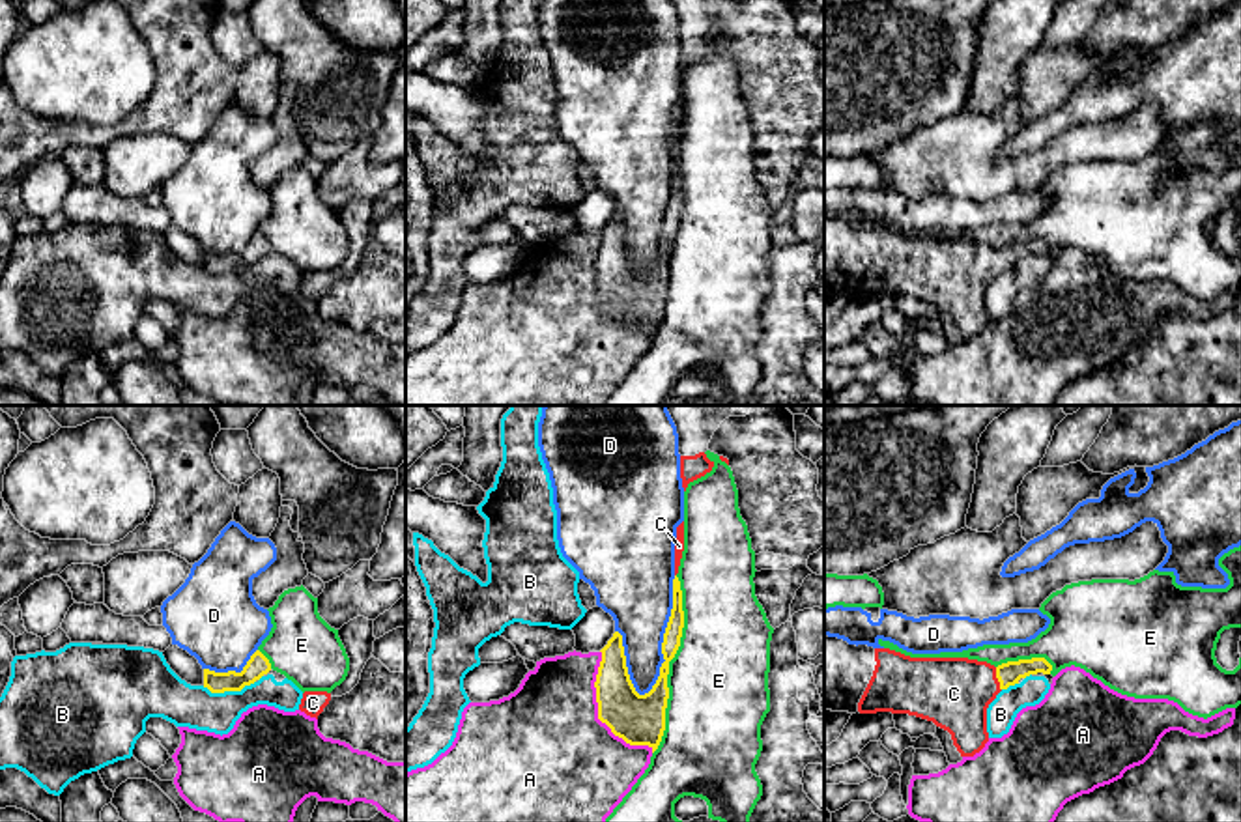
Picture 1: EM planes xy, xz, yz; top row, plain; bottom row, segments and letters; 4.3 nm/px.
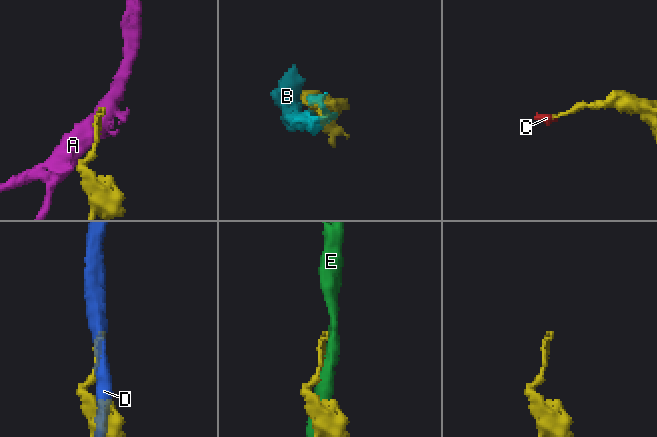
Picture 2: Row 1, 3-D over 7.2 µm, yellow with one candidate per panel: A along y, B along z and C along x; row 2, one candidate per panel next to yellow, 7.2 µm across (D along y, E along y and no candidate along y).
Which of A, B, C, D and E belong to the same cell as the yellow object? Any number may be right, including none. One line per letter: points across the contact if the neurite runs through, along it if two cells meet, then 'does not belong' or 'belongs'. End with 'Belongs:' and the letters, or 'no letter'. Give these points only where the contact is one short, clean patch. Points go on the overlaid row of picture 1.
A: does not belong
B: border along xy (255, 680), (240, 690), (223, 692), (210, 692), (202, 686); does not belong
C: runs through yz (1010, 673), (997, 677), (954, 694); belongs
D: does not belong
E: does not belong
Belongs: C

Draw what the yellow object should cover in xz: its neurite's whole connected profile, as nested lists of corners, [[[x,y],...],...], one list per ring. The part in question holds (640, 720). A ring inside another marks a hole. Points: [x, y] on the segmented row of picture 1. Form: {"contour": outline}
{"contour": [[[673,579],[673,609],[663,633],[663,663],[652,689],[639,695],[630,680],[622,635],[619,631],[600,650],[602,661],[596,674],[598,719],[611,732],[630,745],[649,745],[658,749],[665,730],[665,708],[669,699],[667,674],[669,661],[675,658],[684,628],[680,581]]]}

